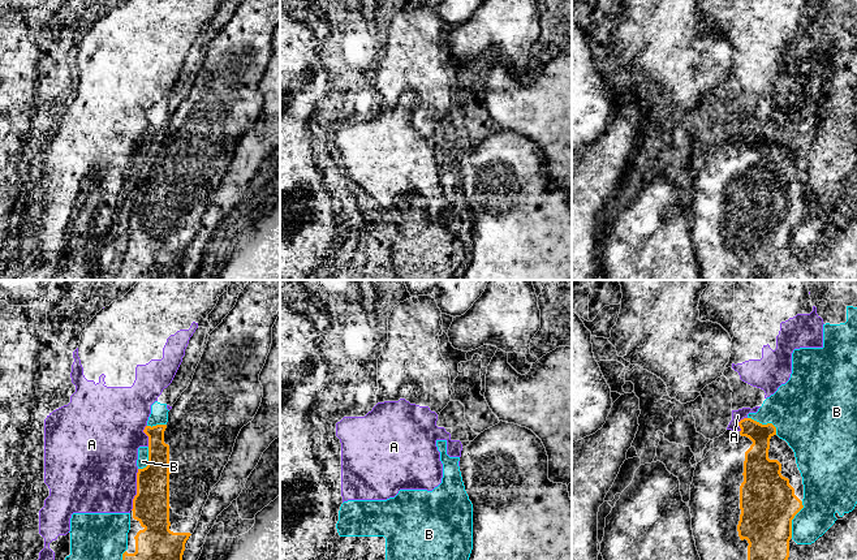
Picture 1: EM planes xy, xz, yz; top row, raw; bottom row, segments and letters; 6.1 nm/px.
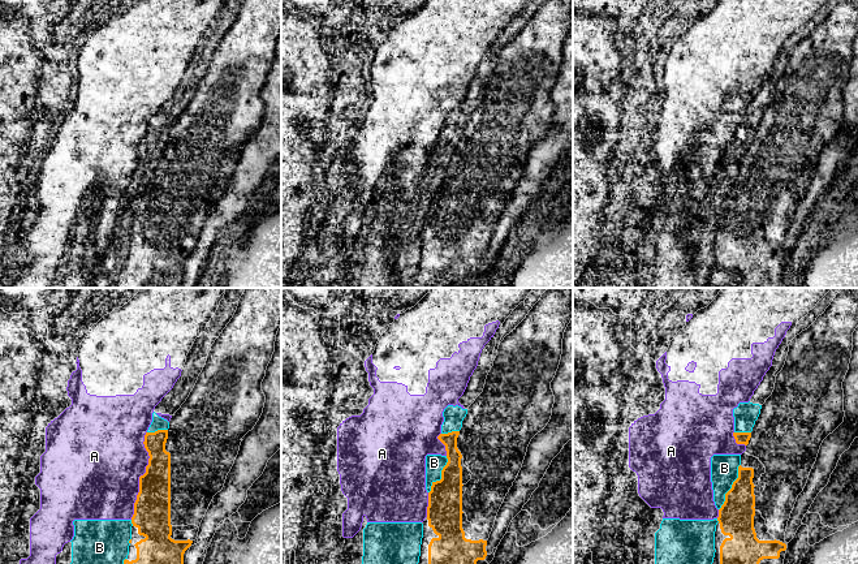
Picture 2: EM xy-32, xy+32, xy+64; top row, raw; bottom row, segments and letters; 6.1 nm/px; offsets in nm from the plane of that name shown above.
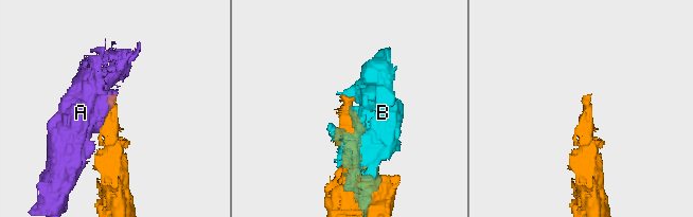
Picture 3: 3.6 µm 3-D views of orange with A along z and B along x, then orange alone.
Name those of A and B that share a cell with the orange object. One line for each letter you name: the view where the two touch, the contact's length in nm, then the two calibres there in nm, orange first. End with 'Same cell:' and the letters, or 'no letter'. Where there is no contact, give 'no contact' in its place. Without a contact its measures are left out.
Same cell: no letter

